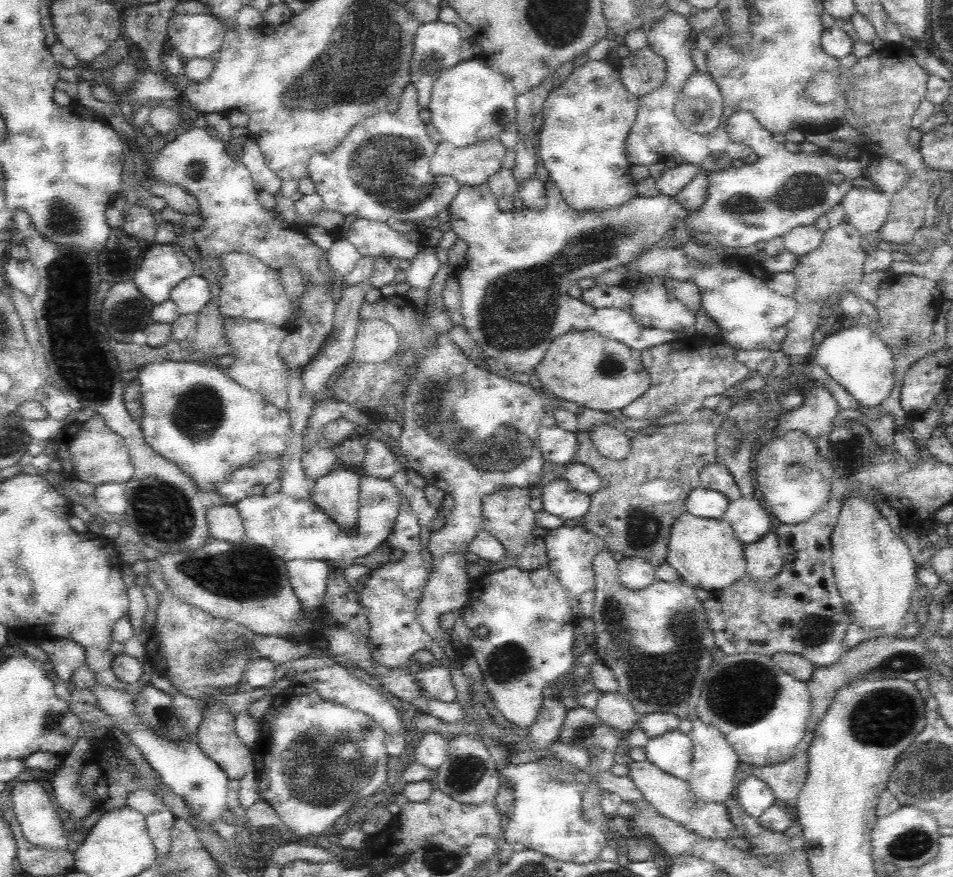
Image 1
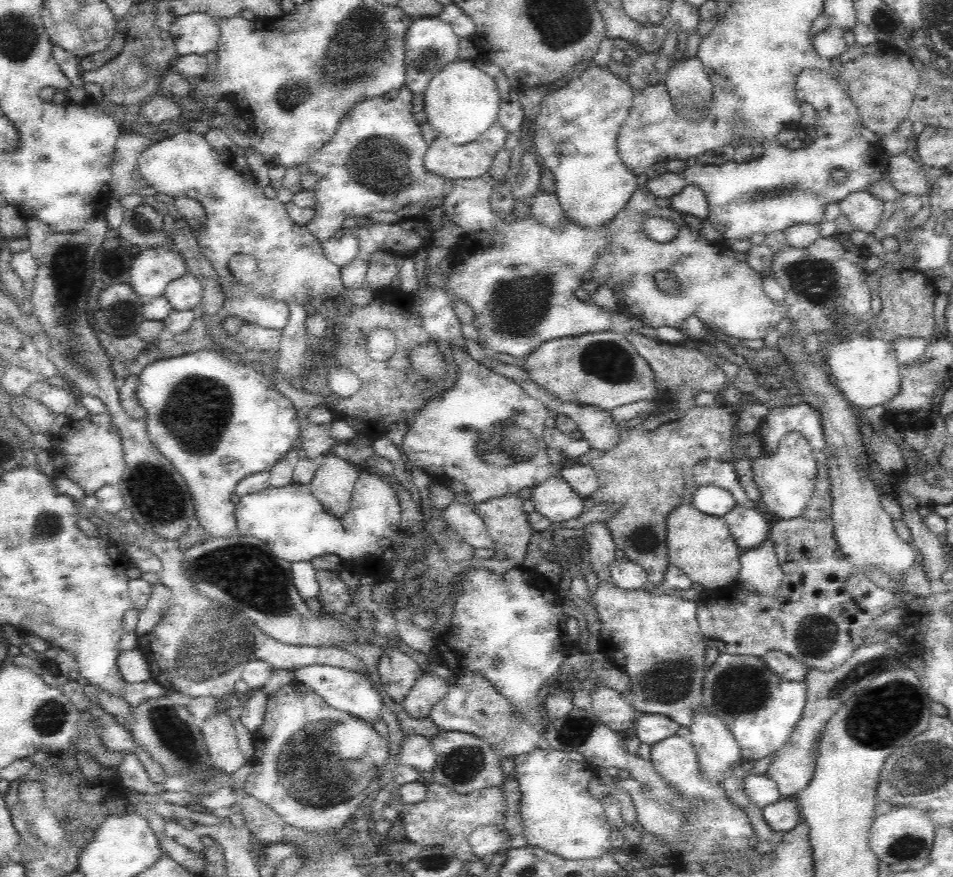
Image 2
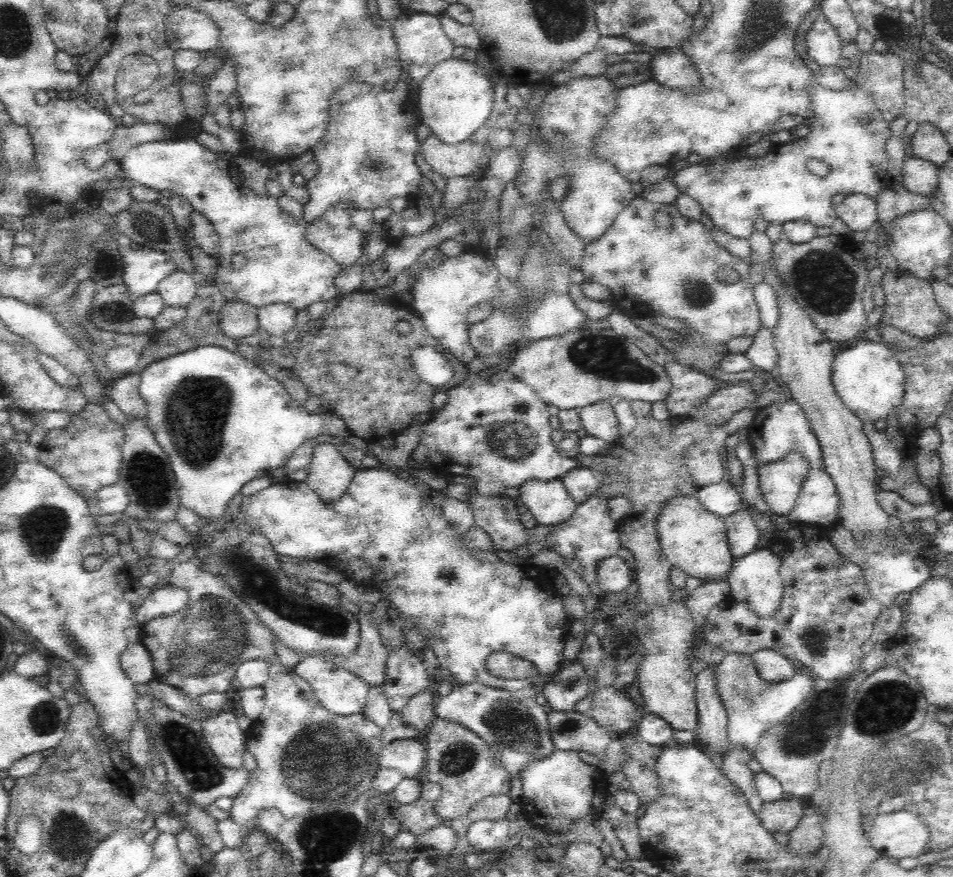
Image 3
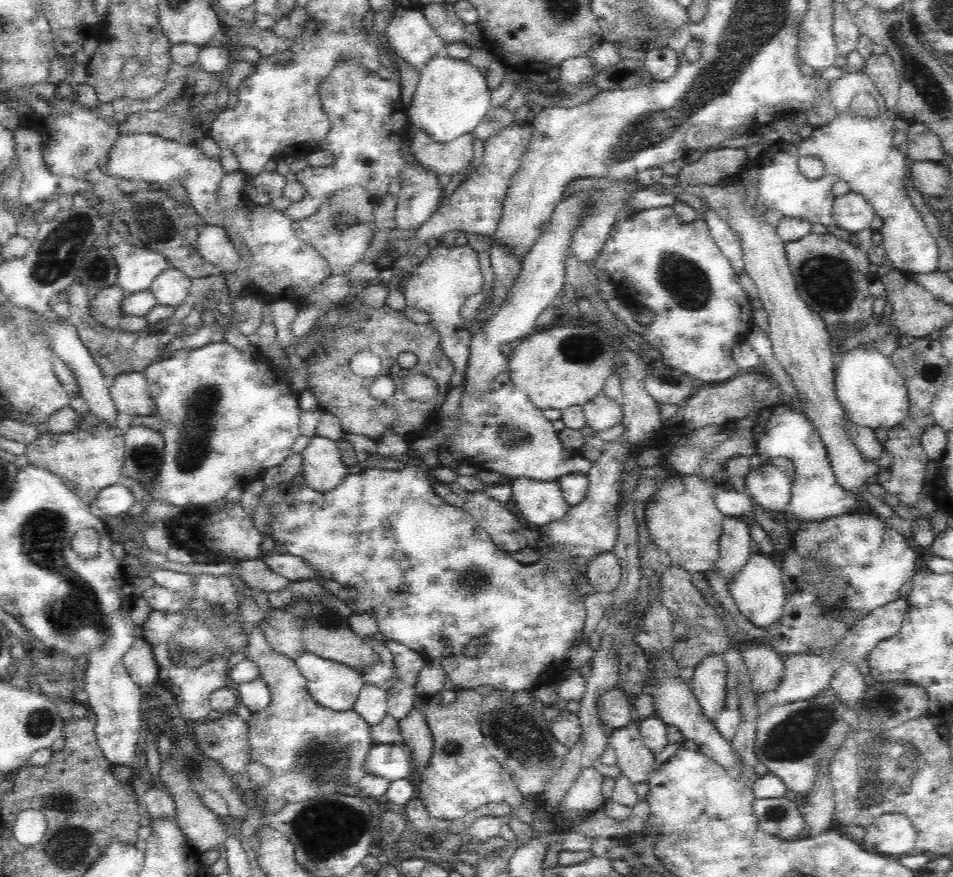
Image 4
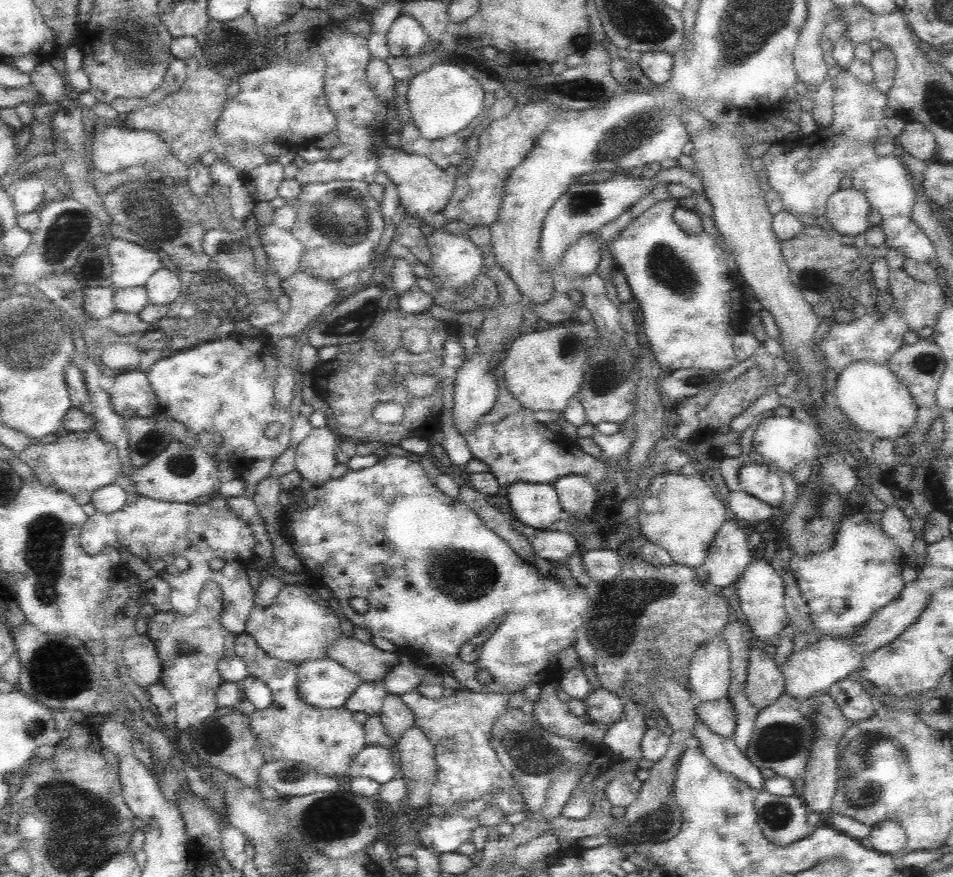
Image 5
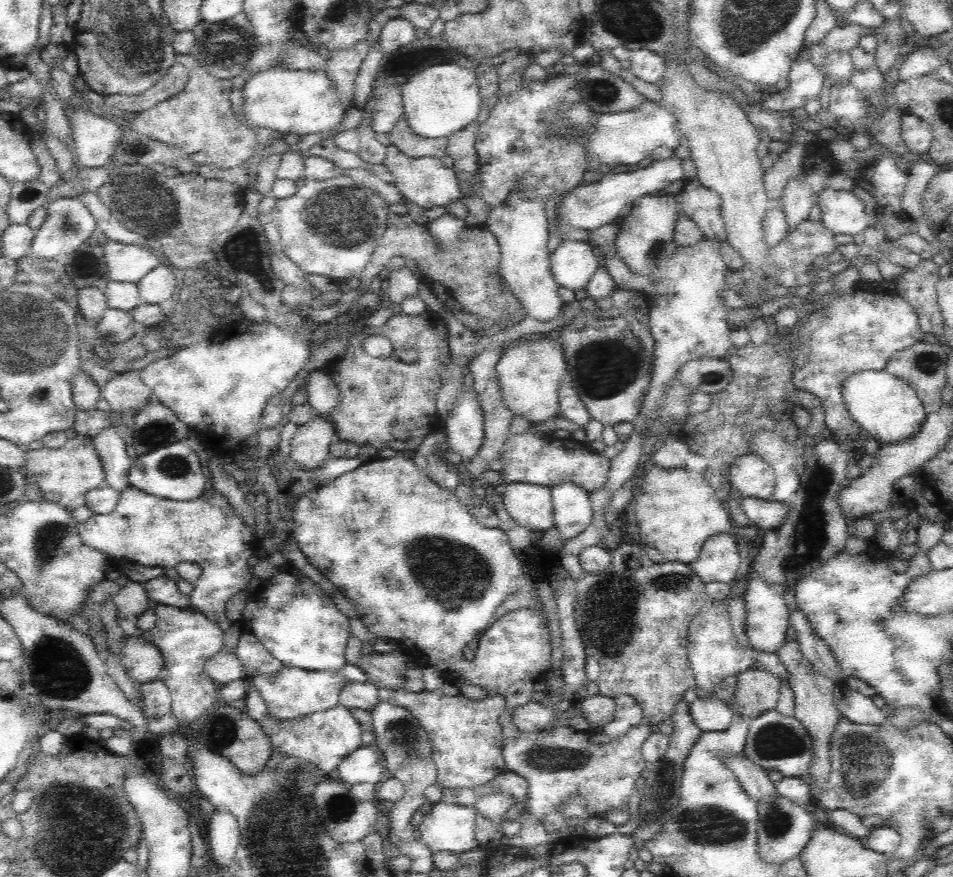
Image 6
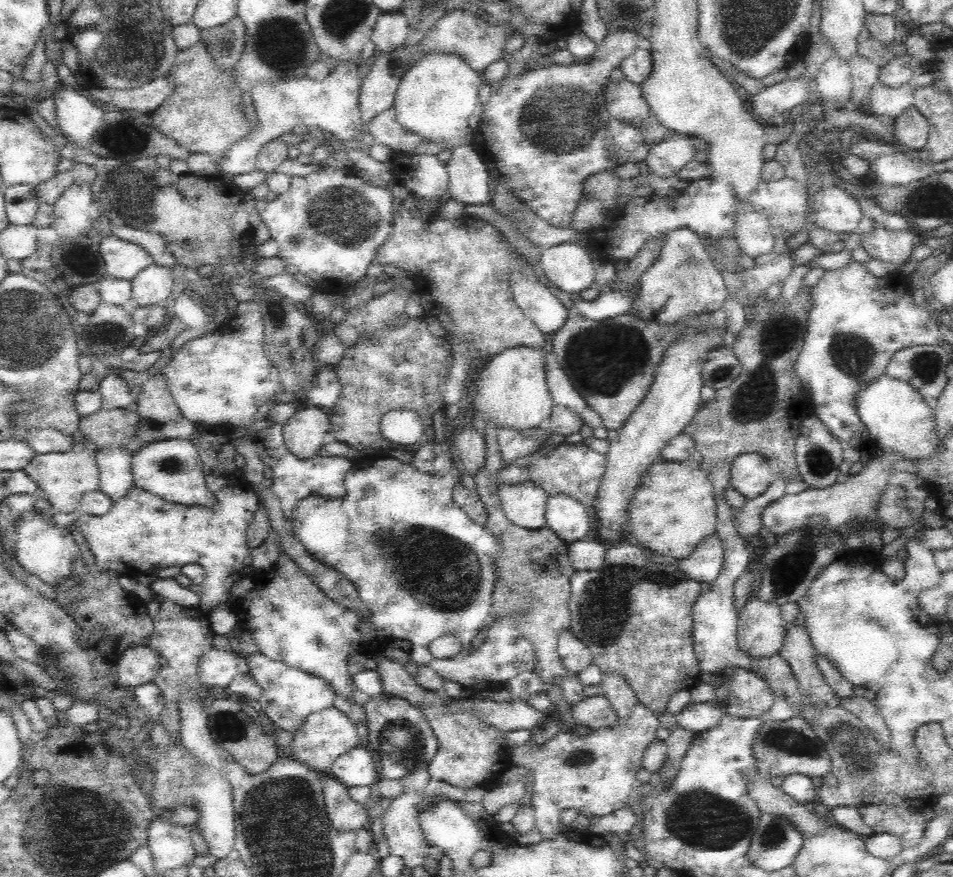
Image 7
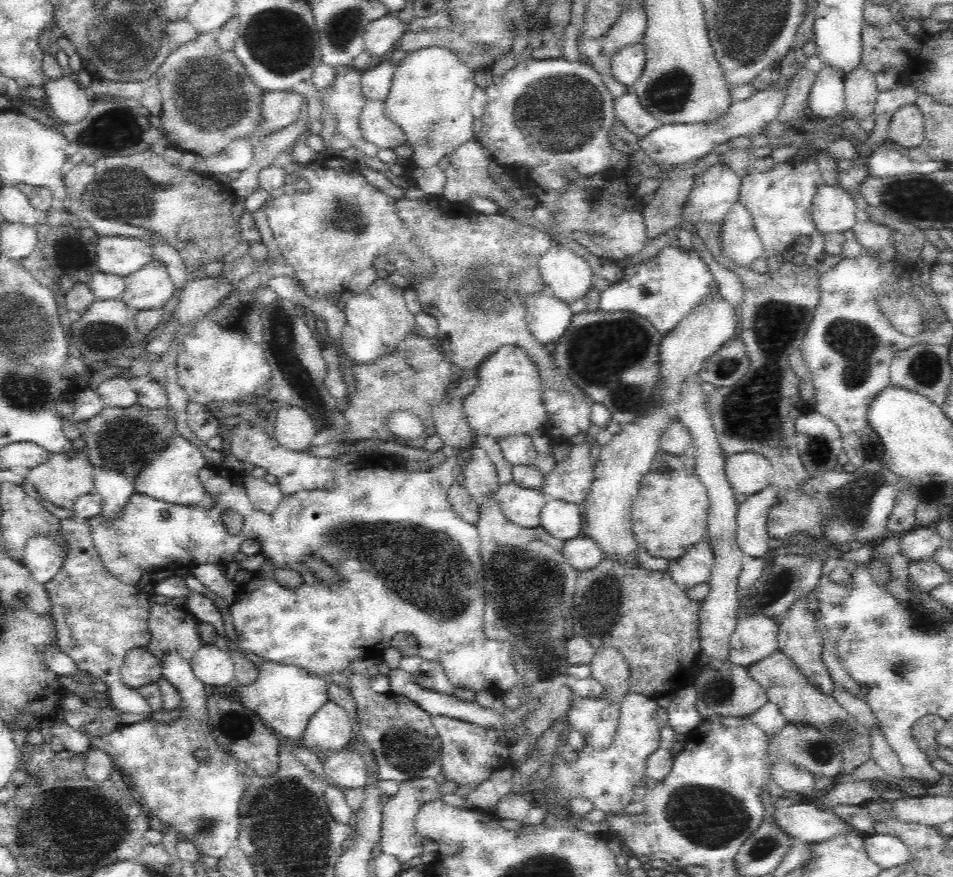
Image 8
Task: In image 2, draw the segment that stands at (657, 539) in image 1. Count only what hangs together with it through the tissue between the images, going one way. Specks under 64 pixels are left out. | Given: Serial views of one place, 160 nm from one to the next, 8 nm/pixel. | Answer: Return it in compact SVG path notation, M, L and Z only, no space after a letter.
M723 402L710 406L694 405L681 419L662 423L658 428L646 429L642 425L620 430L619 441L614 448L602 451L590 449L586 454L576 457L581 465L590 465L597 474L598 486L591 494L595 503L619 504L618 514L612 516L606 524L610 529L616 548L622 550L625 558L639 564L646 571L647 582L660 584L669 565L666 542L666 520L674 508L680 504L691 504L696 489L699 487L693 479L692 468L699 460L706 458L735 462L737 452L734 440L735 422L732 422L732 409Z

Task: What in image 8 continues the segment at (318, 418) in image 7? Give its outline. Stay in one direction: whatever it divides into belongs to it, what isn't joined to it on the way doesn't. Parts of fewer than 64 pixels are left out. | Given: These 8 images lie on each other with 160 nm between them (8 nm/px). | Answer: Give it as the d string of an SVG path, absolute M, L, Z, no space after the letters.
M292 404L277 405L275 420L276 440L285 448L306 451L316 436L316 425L310 413Z

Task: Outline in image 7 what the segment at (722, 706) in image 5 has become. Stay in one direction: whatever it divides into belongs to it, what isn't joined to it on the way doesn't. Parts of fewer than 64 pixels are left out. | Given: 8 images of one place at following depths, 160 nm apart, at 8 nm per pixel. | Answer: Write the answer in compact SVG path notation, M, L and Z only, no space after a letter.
M693 700L680 712L677 725L694 733L705 732L715 728L725 714L714 702L696 703Z

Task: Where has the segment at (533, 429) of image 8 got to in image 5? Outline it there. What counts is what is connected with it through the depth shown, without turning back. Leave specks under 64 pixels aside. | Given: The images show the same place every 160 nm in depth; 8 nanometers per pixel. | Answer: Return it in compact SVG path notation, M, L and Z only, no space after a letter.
M565 321L540 332L528 334L522 330L506 348L508 354L502 363L506 389L530 412L564 412L569 398L581 388L592 344L590 337L579 337L570 332Z

